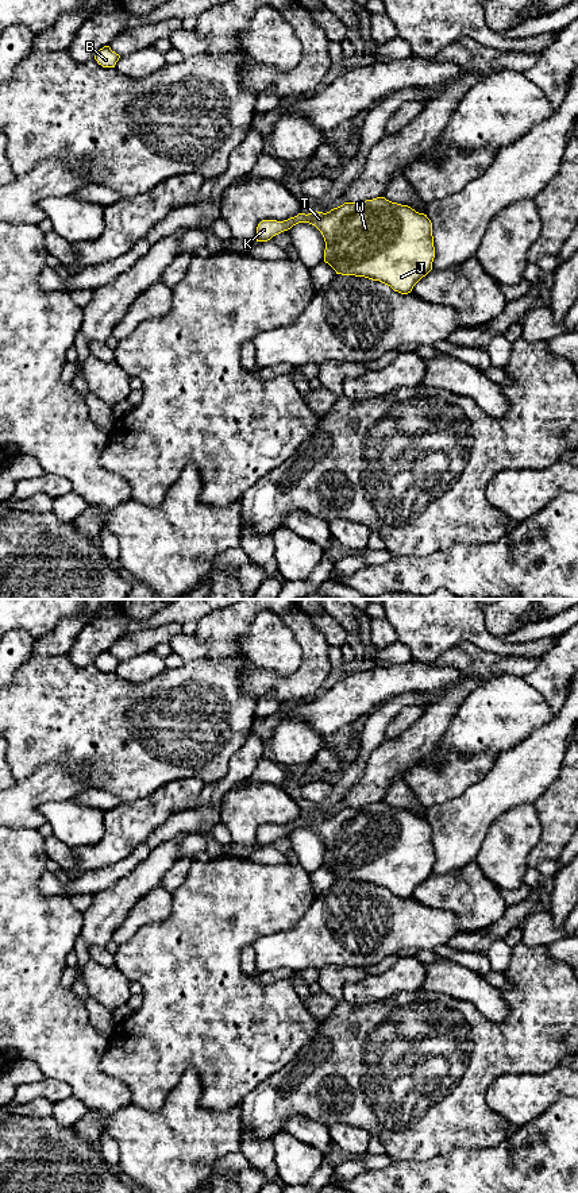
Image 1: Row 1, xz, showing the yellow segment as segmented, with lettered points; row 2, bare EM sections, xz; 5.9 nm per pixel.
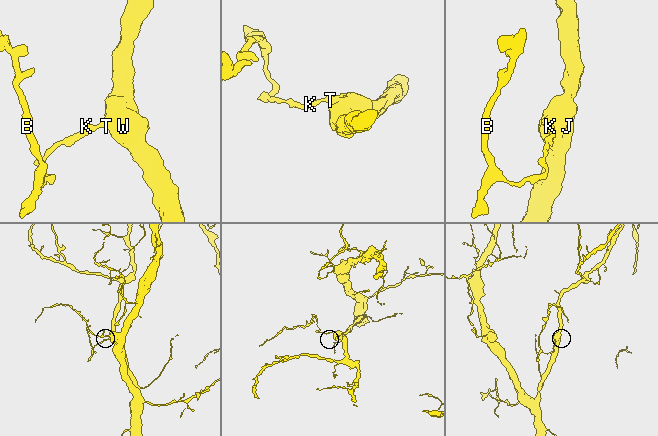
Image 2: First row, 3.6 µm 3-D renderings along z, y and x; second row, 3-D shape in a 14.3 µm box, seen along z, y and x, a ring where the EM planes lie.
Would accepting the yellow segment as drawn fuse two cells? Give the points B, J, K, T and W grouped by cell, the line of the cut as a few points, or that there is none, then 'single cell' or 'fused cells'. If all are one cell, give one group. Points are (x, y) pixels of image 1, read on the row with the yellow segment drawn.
B J K T W; no cut; single cell

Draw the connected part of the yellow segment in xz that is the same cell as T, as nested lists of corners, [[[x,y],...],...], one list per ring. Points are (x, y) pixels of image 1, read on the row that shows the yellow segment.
[[[377,197],[362,202],[344,202],[327,213],[298,213],[284,221],[262,220],[257,227],[257,242],[290,229],[298,223],[315,225],[325,242],[324,262],[336,274],[365,277],[390,286],[394,292],[408,294],[413,286],[432,270],[435,258],[432,223],[424,213],[408,205]]]

